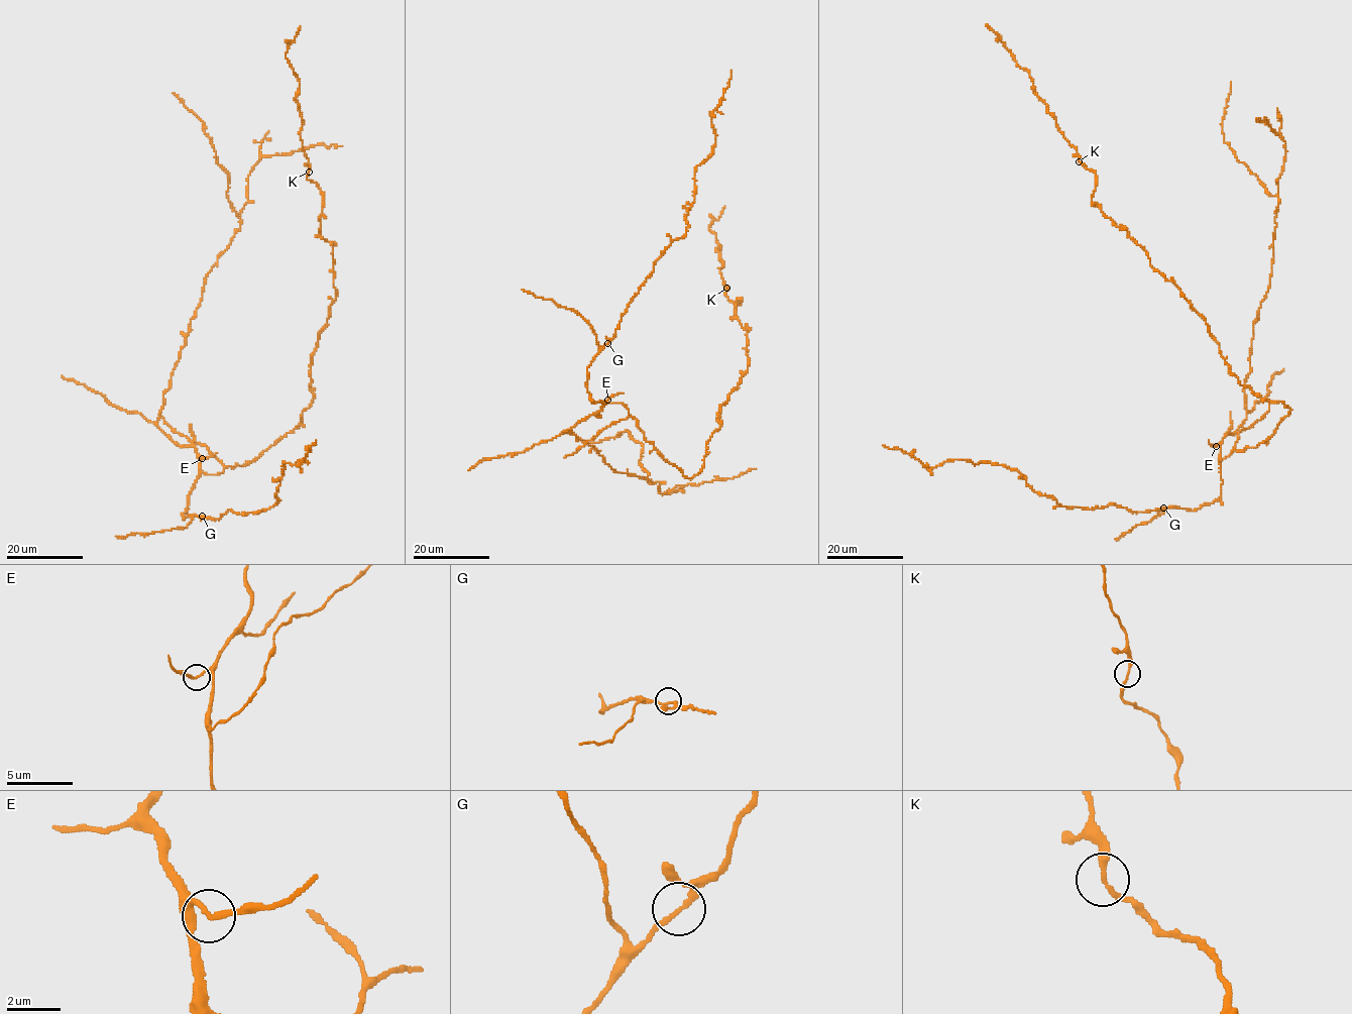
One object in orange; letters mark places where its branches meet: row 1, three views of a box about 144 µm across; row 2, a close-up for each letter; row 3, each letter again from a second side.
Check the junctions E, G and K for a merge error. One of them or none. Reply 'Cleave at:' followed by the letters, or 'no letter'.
Cleave at: no letter

